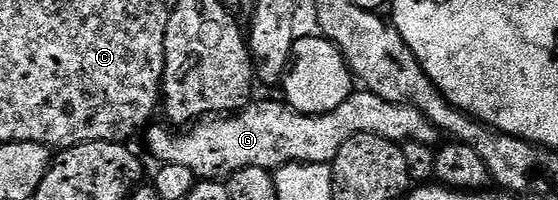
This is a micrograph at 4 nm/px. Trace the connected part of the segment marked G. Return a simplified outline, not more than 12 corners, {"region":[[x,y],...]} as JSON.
{"region":[[354,94],[323,115],[282,101],[189,129],[147,126],[159,164],[202,181],[330,165],[357,135],[434,145],[415,107]]}

